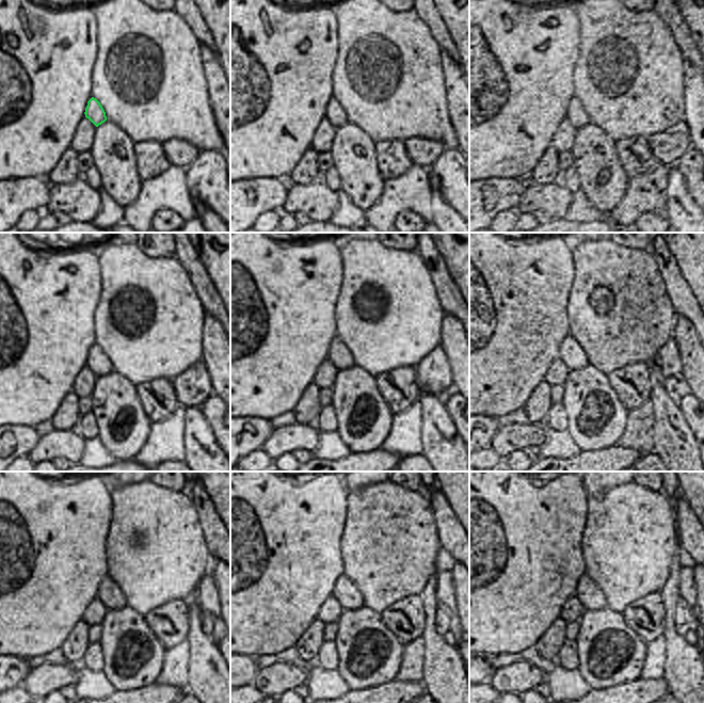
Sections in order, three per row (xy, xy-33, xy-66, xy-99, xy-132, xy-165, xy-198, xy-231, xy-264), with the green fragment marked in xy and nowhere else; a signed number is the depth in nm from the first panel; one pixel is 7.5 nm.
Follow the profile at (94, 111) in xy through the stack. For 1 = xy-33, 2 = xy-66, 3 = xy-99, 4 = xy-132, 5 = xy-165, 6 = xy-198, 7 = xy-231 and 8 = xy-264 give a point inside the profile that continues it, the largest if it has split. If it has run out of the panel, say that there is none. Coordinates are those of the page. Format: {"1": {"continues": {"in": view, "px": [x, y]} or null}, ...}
{"1": {"continues": {"in": "xy-33", "px": [336, 114]}}, "2": {"continues": {"in": "xy-66", "px": [576, 114]}}, "3": {"continues": {"in": "xy-99", "px": [99, 354]}}, "4": {"continues": {"in": "xy-132", "px": [339, 354]}}, "5": {"continues": {"in": "xy-165", "px": [576, 357]}}, "6": {"continues": {"in": "xy-198", "px": [110, 593]}}, "7": {"continues": {"in": "xy-231", "px": [346, 591]}}, "8": {"continues": {"in": "xy-264", "px": [590, 594]}}}

